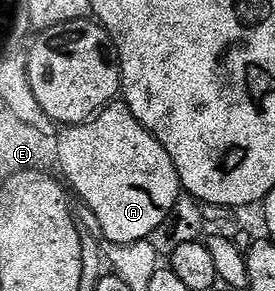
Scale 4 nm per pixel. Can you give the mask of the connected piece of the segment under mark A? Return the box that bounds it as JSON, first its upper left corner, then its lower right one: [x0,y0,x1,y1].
[58,102,181,244]

